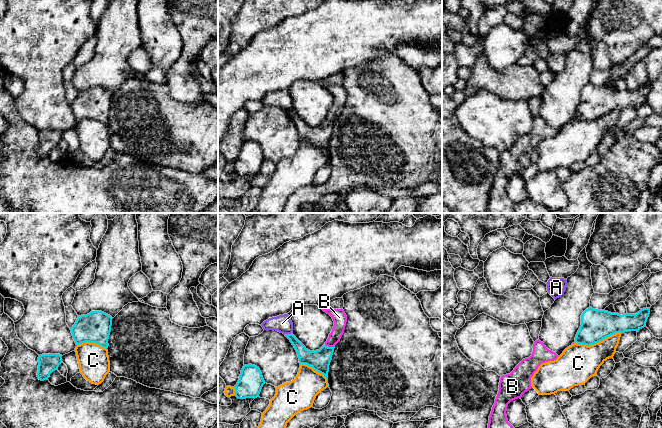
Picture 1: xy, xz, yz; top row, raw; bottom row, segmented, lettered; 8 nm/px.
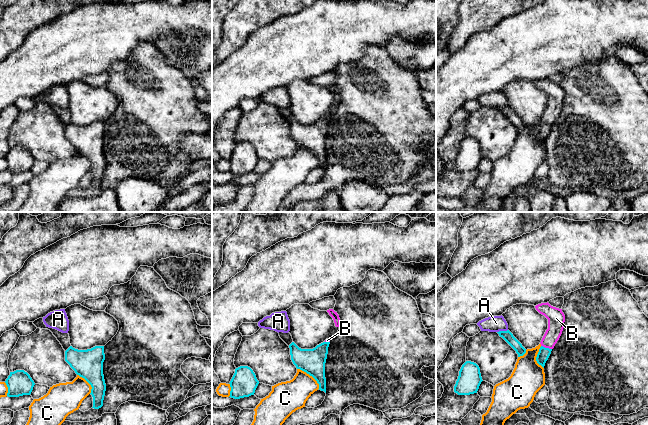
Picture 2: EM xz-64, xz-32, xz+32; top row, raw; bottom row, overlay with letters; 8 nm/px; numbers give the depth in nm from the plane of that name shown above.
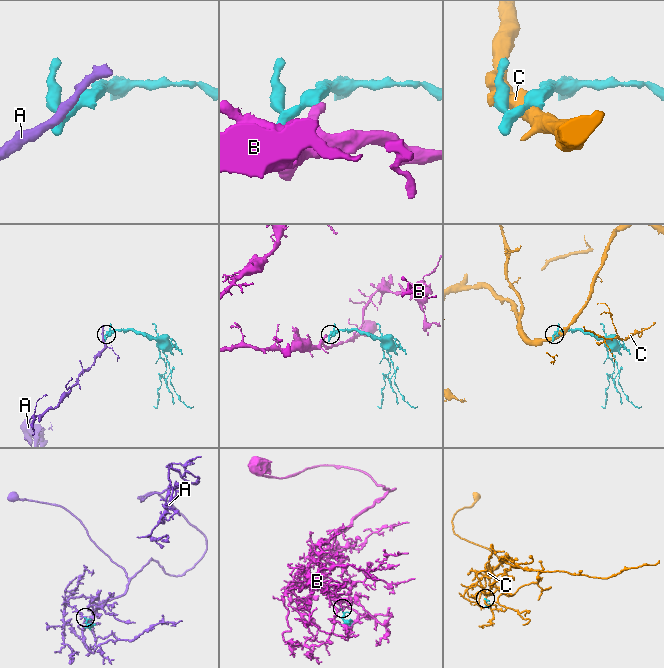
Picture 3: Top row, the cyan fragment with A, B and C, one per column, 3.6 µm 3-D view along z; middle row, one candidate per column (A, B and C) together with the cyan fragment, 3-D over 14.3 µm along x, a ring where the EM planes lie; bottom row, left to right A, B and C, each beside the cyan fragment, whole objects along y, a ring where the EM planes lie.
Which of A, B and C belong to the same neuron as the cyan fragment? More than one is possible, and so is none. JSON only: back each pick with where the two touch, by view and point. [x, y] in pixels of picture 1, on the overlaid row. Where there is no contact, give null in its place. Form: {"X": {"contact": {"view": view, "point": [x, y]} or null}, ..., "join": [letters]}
{"B": {"contact": {"view": "xz", "point": [329, 347]}}, "join": ["B"]}

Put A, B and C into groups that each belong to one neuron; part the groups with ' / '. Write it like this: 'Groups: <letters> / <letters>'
Groups: A / B / C

